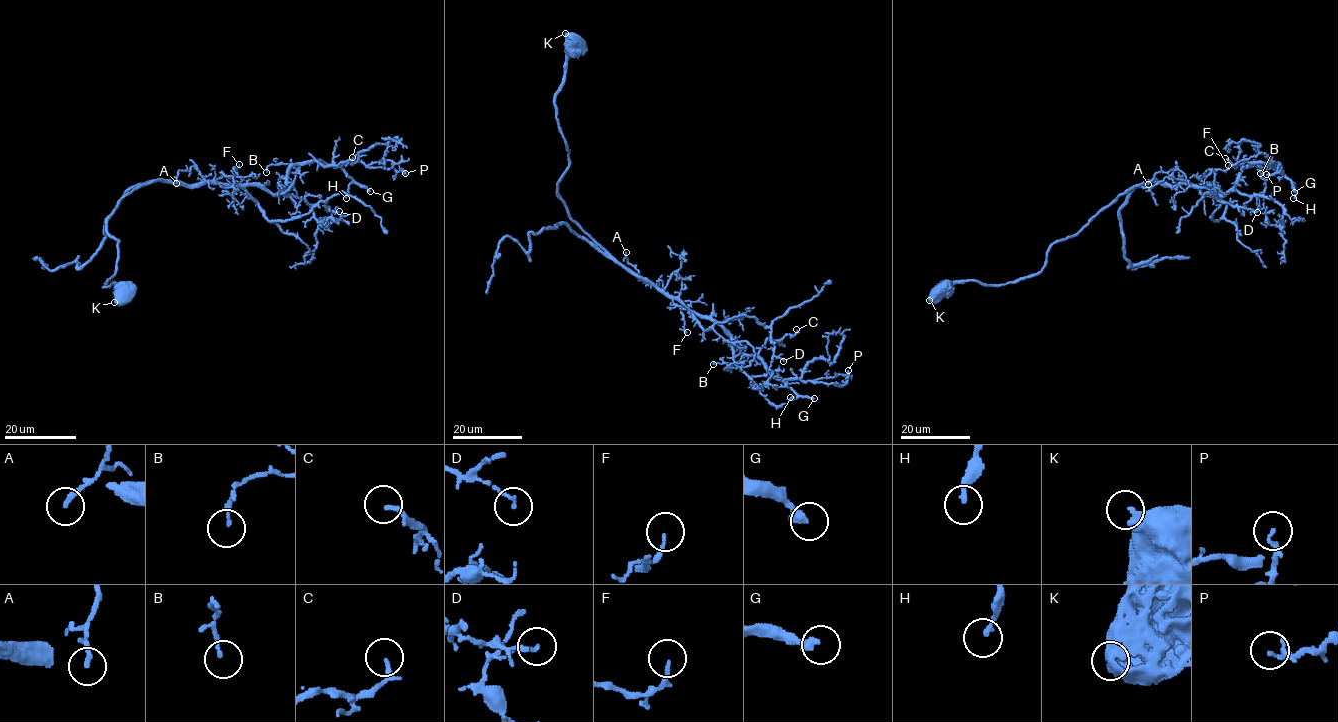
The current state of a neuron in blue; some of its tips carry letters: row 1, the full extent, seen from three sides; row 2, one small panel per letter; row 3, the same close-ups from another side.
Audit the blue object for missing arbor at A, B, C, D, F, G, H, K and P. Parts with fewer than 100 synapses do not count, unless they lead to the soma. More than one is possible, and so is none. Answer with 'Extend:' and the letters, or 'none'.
Extend: none

